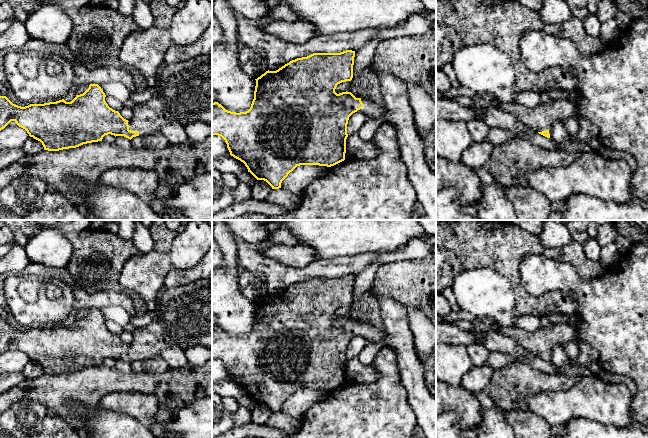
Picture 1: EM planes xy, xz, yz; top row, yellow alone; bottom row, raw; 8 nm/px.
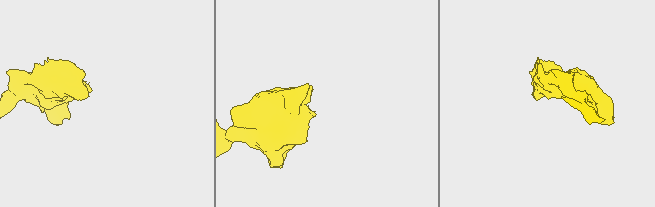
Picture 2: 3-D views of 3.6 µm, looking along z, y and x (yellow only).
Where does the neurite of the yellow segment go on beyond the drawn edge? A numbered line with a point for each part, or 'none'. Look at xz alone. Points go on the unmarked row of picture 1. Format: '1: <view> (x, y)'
1: xz (373, 334)

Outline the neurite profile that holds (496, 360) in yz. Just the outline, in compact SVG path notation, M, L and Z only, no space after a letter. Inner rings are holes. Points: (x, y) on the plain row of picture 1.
M489 352L489 356L486 364L489 365L494 370L498 370L515 361L516 359L507 353Z

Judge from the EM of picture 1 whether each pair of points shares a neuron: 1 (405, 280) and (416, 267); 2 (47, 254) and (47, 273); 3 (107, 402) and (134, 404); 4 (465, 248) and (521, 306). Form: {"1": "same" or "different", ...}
{"1": "same", "2": "different", "3": "same", "4": "same"}

